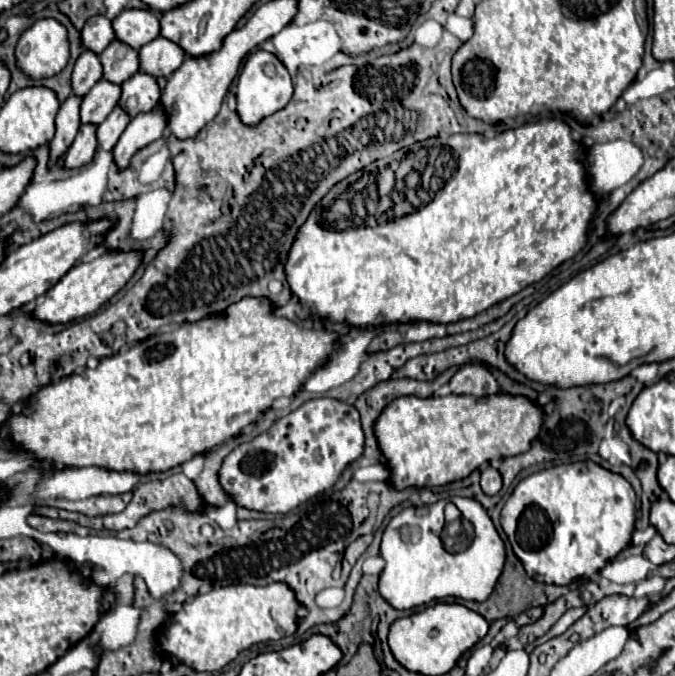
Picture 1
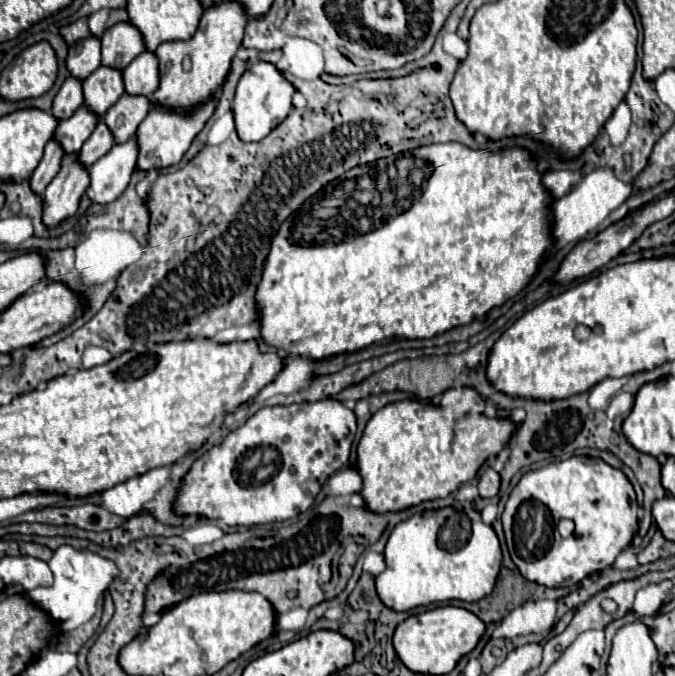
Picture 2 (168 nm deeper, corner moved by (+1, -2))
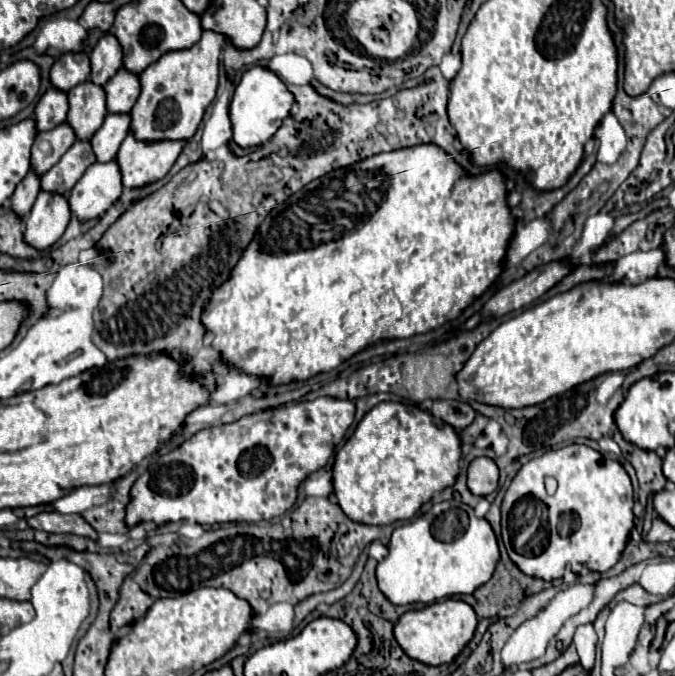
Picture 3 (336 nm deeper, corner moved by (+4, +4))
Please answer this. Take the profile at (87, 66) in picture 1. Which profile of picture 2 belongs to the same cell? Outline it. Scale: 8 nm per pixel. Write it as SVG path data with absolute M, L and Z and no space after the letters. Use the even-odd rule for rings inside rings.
M67 77L59 93L55 95L51 113L57 119L69 119L81 105L83 105L81 103L81 83L77 83L77 79Z

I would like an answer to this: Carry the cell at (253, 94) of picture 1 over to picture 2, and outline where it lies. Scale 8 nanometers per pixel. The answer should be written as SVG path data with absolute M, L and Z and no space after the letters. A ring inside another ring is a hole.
M257 61L251 65L239 79L235 101L233 101L233 115L237 125L237 135L243 141L261 141L273 127L277 127L291 111L291 97L295 87L281 75L281 71L267 61Z

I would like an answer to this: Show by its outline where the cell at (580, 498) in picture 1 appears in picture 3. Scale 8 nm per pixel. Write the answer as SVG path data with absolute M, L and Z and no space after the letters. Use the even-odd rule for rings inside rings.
M574 443L556 451L548 451L542 457L530 459L528 463L520 467L510 487L506 489L506 495L502 501L502 539L504 539L510 559L516 563L516 567L522 573L530 577L554 581L554 579L562 579L566 571L580 573L582 569L590 569L590 571L604 573L618 563L626 547L630 529L634 527L632 505L634 505L632 483L624 467L618 461L604 457L586 445ZM546 475L552 475L558 481L558 491L552 497L544 489ZM562 513L578 513L580 517L578 531L574 531L568 537L560 537L556 529Z

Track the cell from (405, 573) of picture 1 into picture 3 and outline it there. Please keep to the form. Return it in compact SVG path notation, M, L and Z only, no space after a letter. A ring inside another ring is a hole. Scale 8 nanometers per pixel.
M470 511L468 519L458 519L458 539L448 543L438 541L432 535L432 523L434 515L432 521L418 517L394 529L388 545L390 553L376 567L378 587L394 605L432 603L450 595L474 593L496 569L500 559L498 541L486 519L480 519Z

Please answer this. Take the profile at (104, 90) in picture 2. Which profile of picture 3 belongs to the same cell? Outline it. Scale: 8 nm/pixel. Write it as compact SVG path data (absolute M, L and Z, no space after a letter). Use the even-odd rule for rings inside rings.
M92 81L76 85L68 93L66 123L74 129L78 141L90 141L106 117L106 93Z

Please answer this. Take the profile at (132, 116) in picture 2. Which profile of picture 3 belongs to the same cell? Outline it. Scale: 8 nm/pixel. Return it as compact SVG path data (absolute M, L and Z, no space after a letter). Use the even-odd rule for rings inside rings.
M106 115L106 121L98 129L98 133L94 133L94 137L90 139L96 161L100 163L112 161L128 129L130 129L130 115Z

